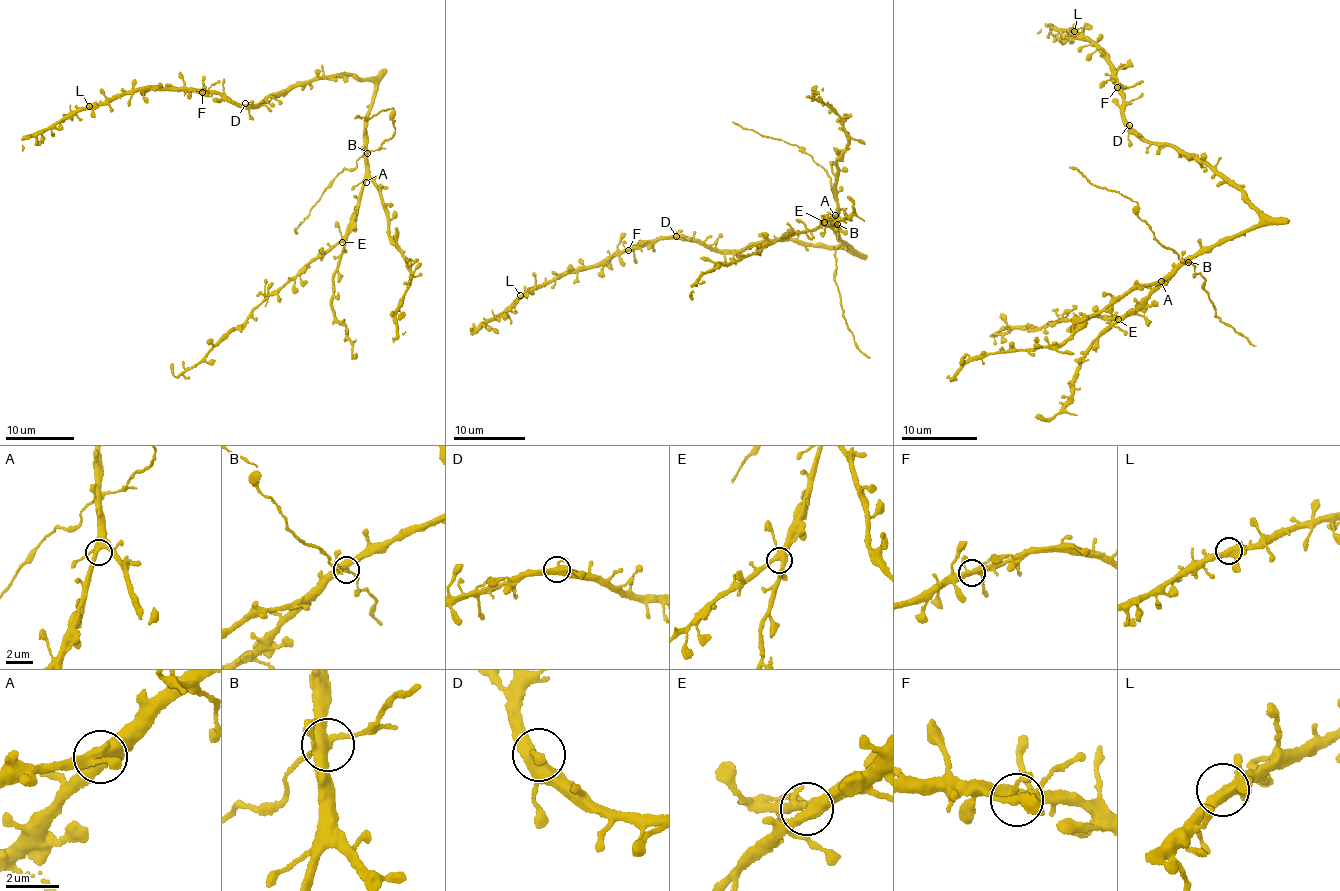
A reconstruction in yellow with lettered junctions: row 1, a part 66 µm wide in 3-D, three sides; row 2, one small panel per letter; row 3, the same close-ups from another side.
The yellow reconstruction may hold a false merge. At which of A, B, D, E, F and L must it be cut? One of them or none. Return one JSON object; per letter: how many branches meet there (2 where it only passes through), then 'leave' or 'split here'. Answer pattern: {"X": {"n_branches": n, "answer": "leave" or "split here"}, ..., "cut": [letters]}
{"A": {"n_branches": 4, "answer": "leave"}, "B": {"n_branches": 5, "answer": "leave"}, "D": {"n_branches": 4, "answer": "leave"}, "E": {"n_branches": 4, "answer": "leave"}, "F": {"n_branches": 5, "answer": "leave"}, "L": {"n_branches": 5, "answer": "leave"}, "cut": []}

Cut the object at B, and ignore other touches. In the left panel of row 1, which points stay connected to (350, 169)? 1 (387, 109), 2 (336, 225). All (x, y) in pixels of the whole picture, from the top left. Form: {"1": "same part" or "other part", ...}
{"1": "same part", "2": "other part"}

